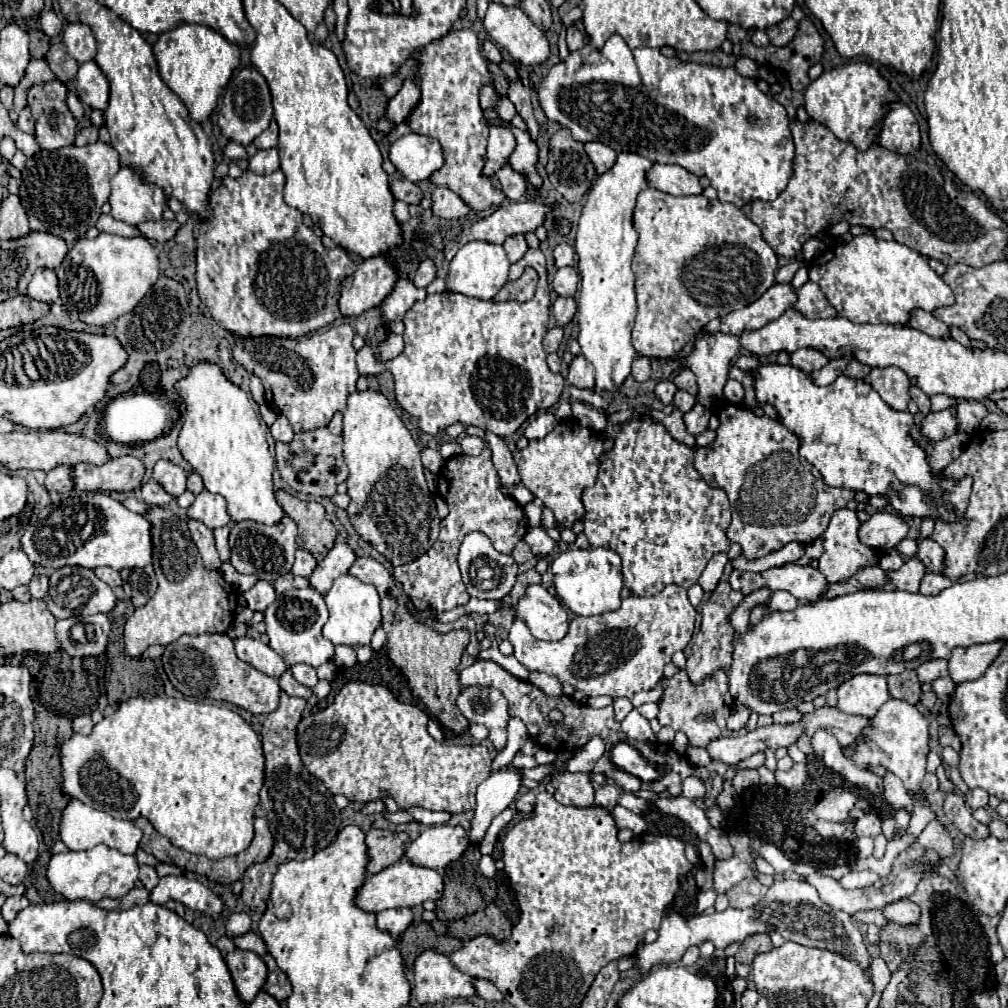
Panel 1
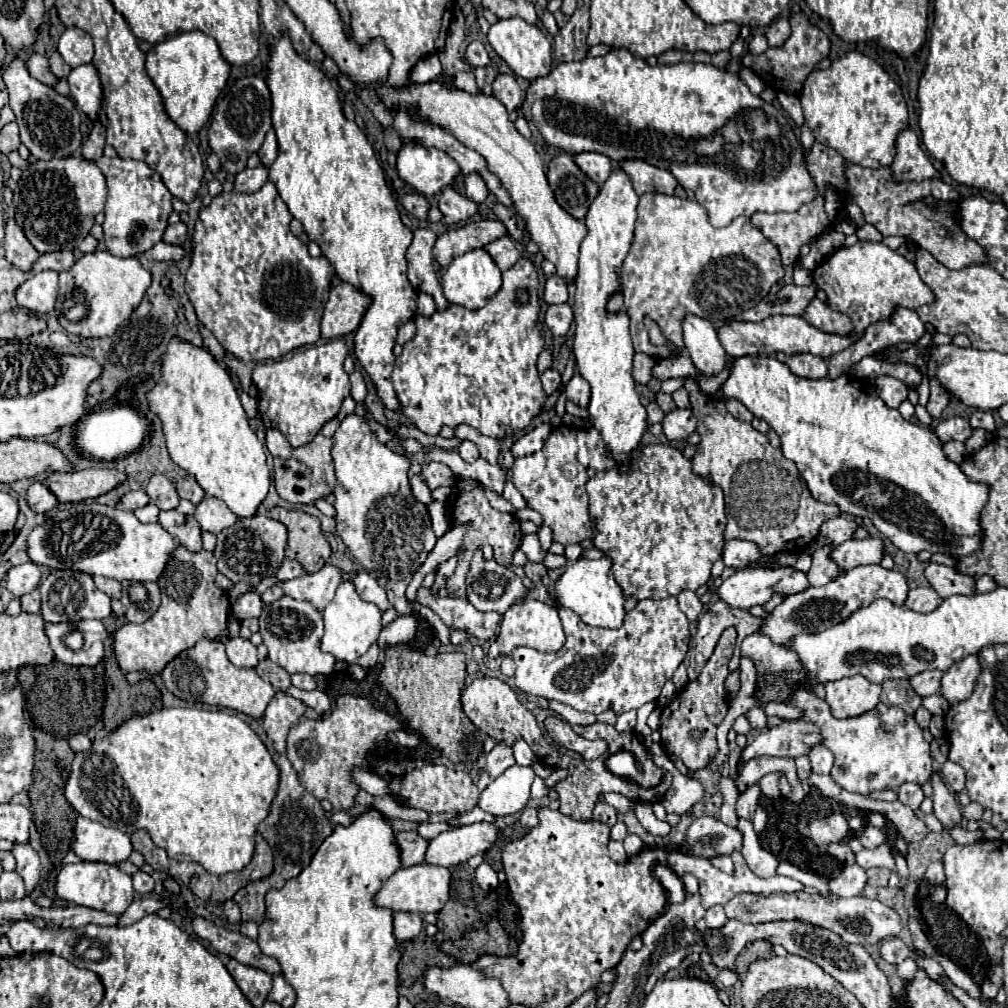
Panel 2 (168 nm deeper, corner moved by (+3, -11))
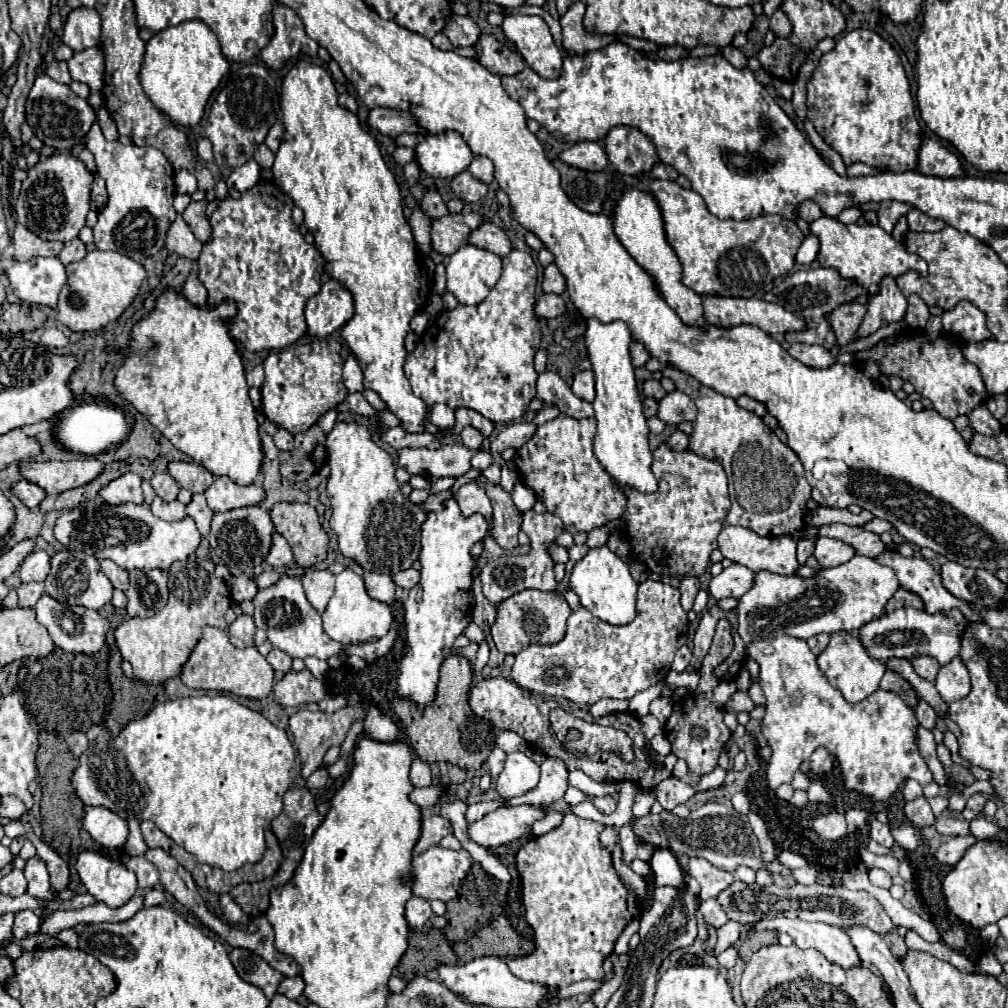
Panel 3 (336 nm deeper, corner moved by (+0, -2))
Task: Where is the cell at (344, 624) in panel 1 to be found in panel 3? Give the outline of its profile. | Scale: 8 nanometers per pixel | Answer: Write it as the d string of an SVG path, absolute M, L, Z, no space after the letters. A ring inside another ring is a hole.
M344 569L342 573L336 575L336 591L334 591L326 611L322 613L322 621L324 621L324 631L334 641L340 641L340 643L346 643L346 645L356 645L356 643L376 641L376 639L384 637L390 629L392 613L390 613L388 605L372 599L366 593L362 575L354 573L352 569Z

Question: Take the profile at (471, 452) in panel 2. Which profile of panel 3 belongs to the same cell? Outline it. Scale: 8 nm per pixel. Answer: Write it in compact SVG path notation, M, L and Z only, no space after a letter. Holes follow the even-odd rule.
M464 427L462 429L462 433L460 433L460 437L462 437L462 443L468 447L468 449L480 449L482 447L482 433L478 431L478 429L474 429L474 427Z

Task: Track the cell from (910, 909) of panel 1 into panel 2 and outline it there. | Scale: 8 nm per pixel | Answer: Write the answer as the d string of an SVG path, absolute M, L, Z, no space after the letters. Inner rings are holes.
M793 892L793 894L737 894L733 900L725 904L725 914L727 918L735 918L741 922L771 922L771 920L803 920L809 924L823 926L827 930L833 930L839 934L845 942L855 942L855 944L877 944L885 938L893 938L903 930L899 914L877 902L877 900L867 900L863 896L855 898L839 898L835 902L825 900L817 892Z

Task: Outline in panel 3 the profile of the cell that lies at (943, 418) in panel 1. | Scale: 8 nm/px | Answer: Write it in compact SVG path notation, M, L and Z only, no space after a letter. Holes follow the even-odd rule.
M978 405L972 413L970 413L970 427L976 433L982 435L996 435L1002 431L1002 425L996 417L992 417L992 413L988 411L986 405Z

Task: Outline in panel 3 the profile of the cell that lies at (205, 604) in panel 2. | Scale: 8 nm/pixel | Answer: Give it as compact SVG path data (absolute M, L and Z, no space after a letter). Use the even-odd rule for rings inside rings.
M192 555L188 561L172 565L168 589L170 599L160 613L148 619L128 619L114 631L122 657L132 663L134 679L150 685L162 685L166 679L180 675L206 625L220 629L228 627L224 613L230 607L230 589L222 579L214 577L212 561L196 561Z

